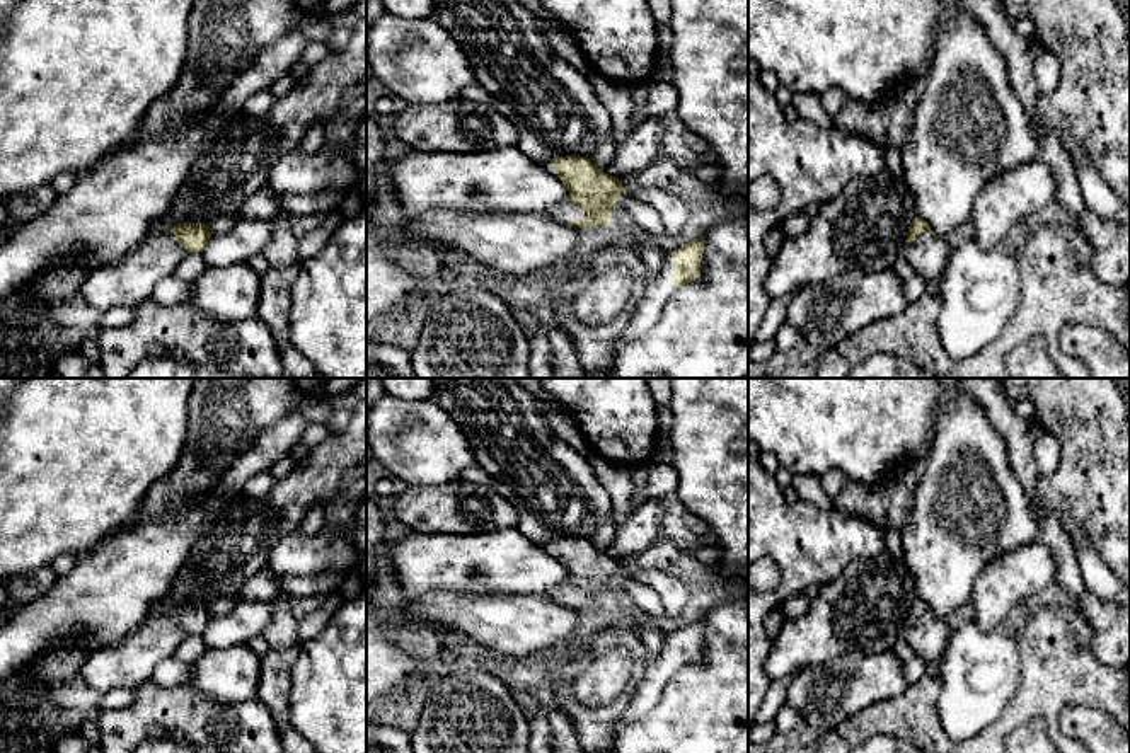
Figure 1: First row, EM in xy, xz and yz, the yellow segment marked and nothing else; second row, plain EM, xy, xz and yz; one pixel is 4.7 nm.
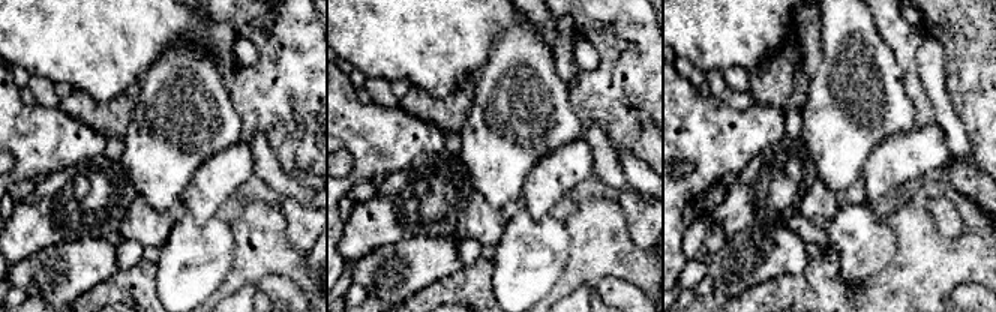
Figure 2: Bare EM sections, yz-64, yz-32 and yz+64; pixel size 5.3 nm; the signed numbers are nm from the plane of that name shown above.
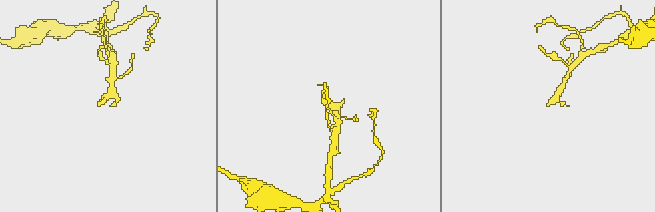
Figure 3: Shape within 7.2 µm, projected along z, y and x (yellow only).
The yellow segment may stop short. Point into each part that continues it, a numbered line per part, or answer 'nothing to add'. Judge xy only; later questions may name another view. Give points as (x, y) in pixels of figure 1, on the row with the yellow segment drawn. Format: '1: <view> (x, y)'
1: xy (128, 283)

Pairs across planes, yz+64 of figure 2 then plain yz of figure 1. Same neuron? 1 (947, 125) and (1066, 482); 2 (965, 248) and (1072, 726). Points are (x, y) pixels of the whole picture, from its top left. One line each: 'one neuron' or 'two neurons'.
1: two neurons
2: two neurons

